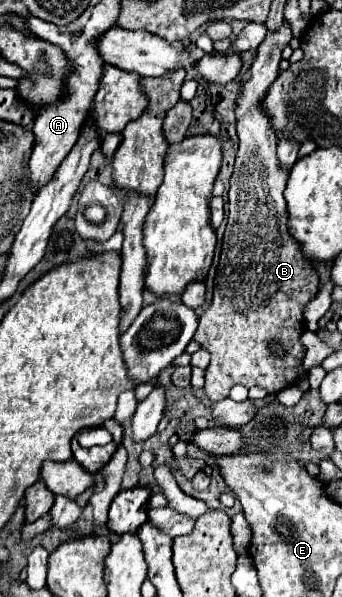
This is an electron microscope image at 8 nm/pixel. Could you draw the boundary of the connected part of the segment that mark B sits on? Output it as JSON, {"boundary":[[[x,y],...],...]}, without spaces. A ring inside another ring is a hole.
{"boundary":[[[285,23],[279,31],[263,39],[249,69],[251,79],[241,87],[241,97],[235,105],[239,151],[231,175],[229,219],[215,275],[213,301],[199,317],[199,327],[193,335],[211,353],[203,387],[211,401],[229,397],[231,387],[237,383],[245,387],[259,385],[269,393],[279,393],[307,375],[303,367],[305,347],[301,343],[305,331],[303,307],[319,291],[319,273],[289,233],[289,213],[283,197],[289,171],[279,165],[277,135],[261,103],[265,91],[269,91],[273,79],[279,75],[281,53],[291,37],[291,29]],[[269,341],[279,341],[285,355],[273,355]]]}

